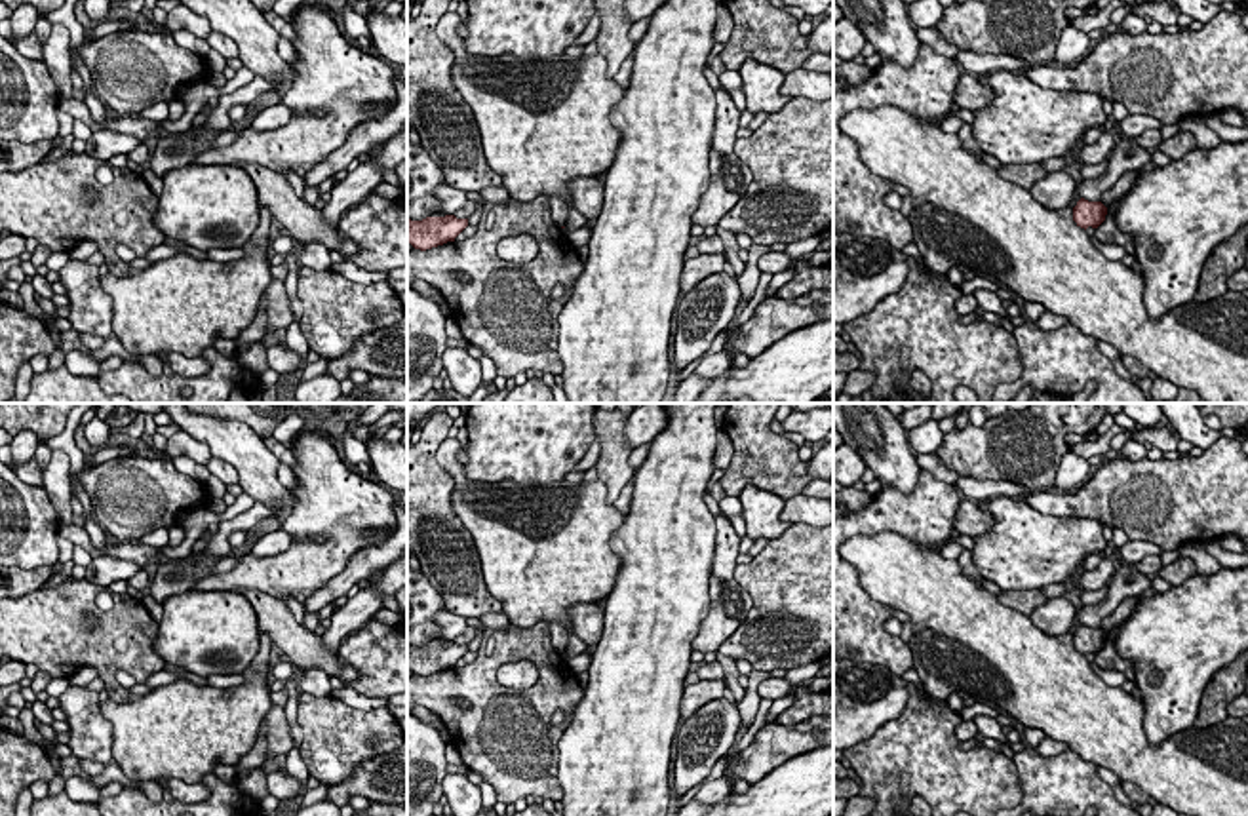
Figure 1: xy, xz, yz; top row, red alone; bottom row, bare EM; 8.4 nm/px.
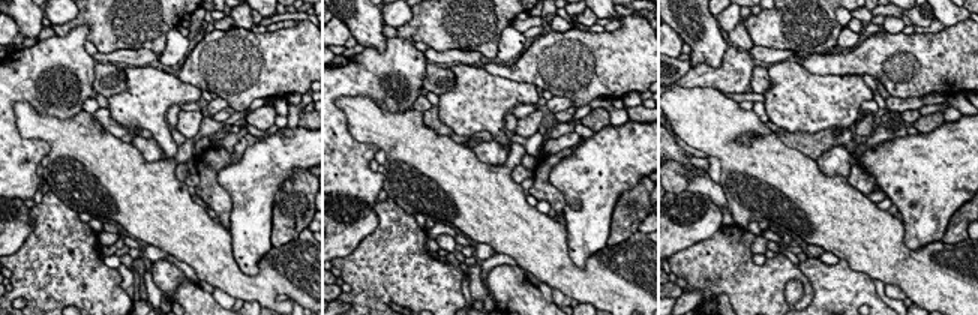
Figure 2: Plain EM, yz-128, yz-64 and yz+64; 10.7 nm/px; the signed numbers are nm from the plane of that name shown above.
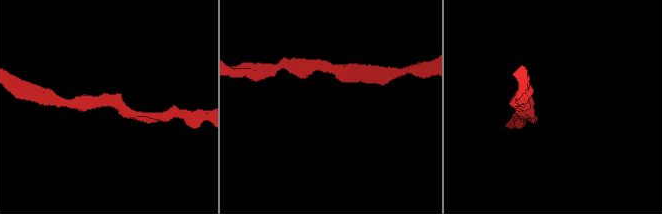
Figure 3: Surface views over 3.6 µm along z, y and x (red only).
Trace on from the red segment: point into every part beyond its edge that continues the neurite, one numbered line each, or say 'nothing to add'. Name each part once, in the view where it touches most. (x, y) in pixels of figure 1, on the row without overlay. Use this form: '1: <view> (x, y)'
nothing to add

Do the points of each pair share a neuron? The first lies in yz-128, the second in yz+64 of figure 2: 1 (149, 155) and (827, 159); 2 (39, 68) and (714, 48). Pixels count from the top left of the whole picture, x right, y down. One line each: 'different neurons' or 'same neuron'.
1: same neuron
2: different neurons

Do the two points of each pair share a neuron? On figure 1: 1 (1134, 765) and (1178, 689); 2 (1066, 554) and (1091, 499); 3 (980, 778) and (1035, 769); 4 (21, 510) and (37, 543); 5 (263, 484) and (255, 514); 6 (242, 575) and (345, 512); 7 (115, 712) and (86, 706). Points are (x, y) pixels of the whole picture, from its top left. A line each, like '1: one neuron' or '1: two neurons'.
1: two neurons
2: two neurons
3: two neurons
4: one neuron
5: two neurons
6: one neuron
7: two neurons

